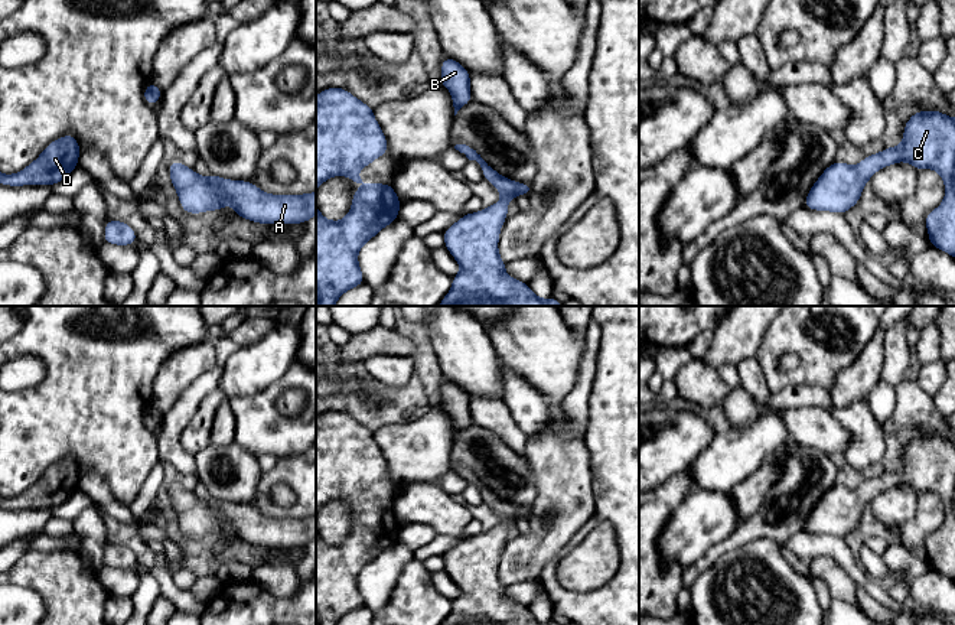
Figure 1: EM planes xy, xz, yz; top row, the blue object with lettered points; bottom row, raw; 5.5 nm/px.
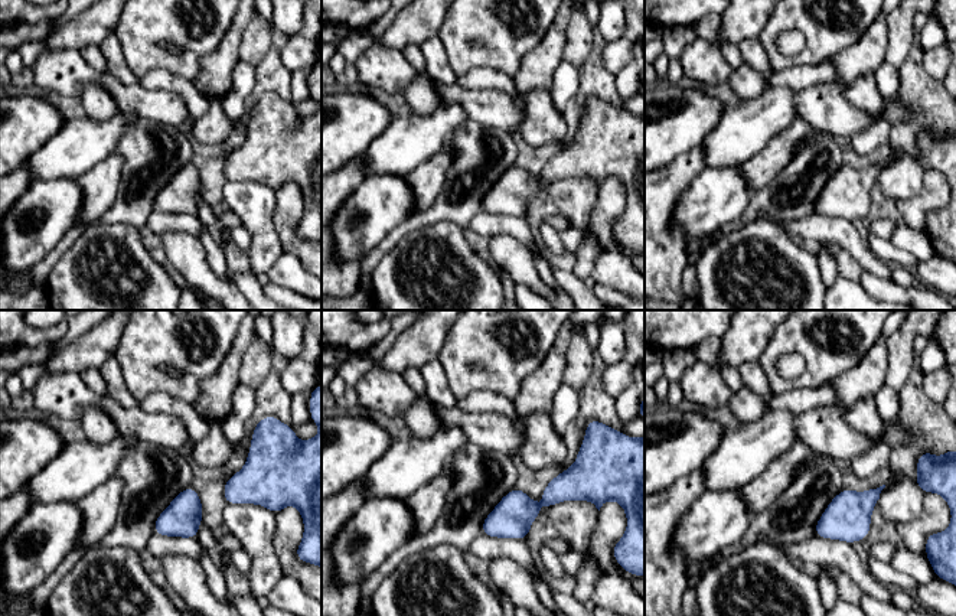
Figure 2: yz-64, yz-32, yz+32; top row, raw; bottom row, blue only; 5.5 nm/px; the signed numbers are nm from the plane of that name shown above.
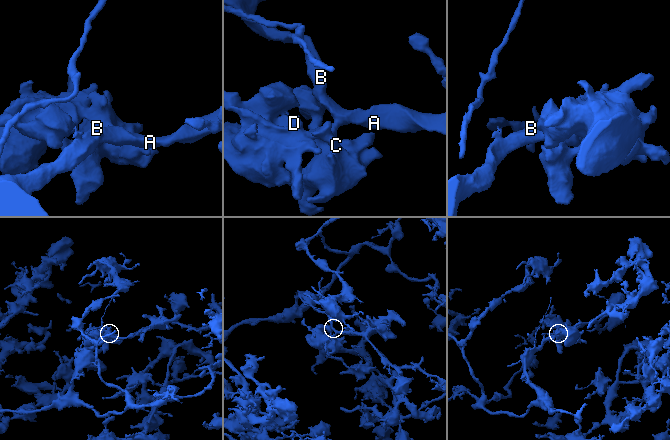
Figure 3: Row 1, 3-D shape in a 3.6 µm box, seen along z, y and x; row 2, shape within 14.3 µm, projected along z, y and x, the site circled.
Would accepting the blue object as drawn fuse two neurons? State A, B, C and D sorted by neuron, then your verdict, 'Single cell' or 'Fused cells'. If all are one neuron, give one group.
Groups: A B C D. Single cell

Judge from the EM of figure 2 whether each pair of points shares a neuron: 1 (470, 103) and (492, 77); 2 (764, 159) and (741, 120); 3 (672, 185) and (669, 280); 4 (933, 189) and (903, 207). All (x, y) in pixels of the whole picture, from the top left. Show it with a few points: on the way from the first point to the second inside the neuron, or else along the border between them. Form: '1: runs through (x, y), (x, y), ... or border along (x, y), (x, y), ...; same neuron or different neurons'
1: border along (456, 82), (467, 88), (499, 88), (514, 101); different neurons
2: border along (785, 129), (741, 166); different neurons
3: runs through (662, 208), (662, 257); same neuron
4: runs through (926, 196), (916, 207), (910, 207); same neuron

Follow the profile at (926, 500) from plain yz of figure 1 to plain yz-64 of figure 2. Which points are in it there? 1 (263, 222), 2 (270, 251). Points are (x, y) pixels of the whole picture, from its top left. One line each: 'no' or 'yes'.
1: no
2: no

